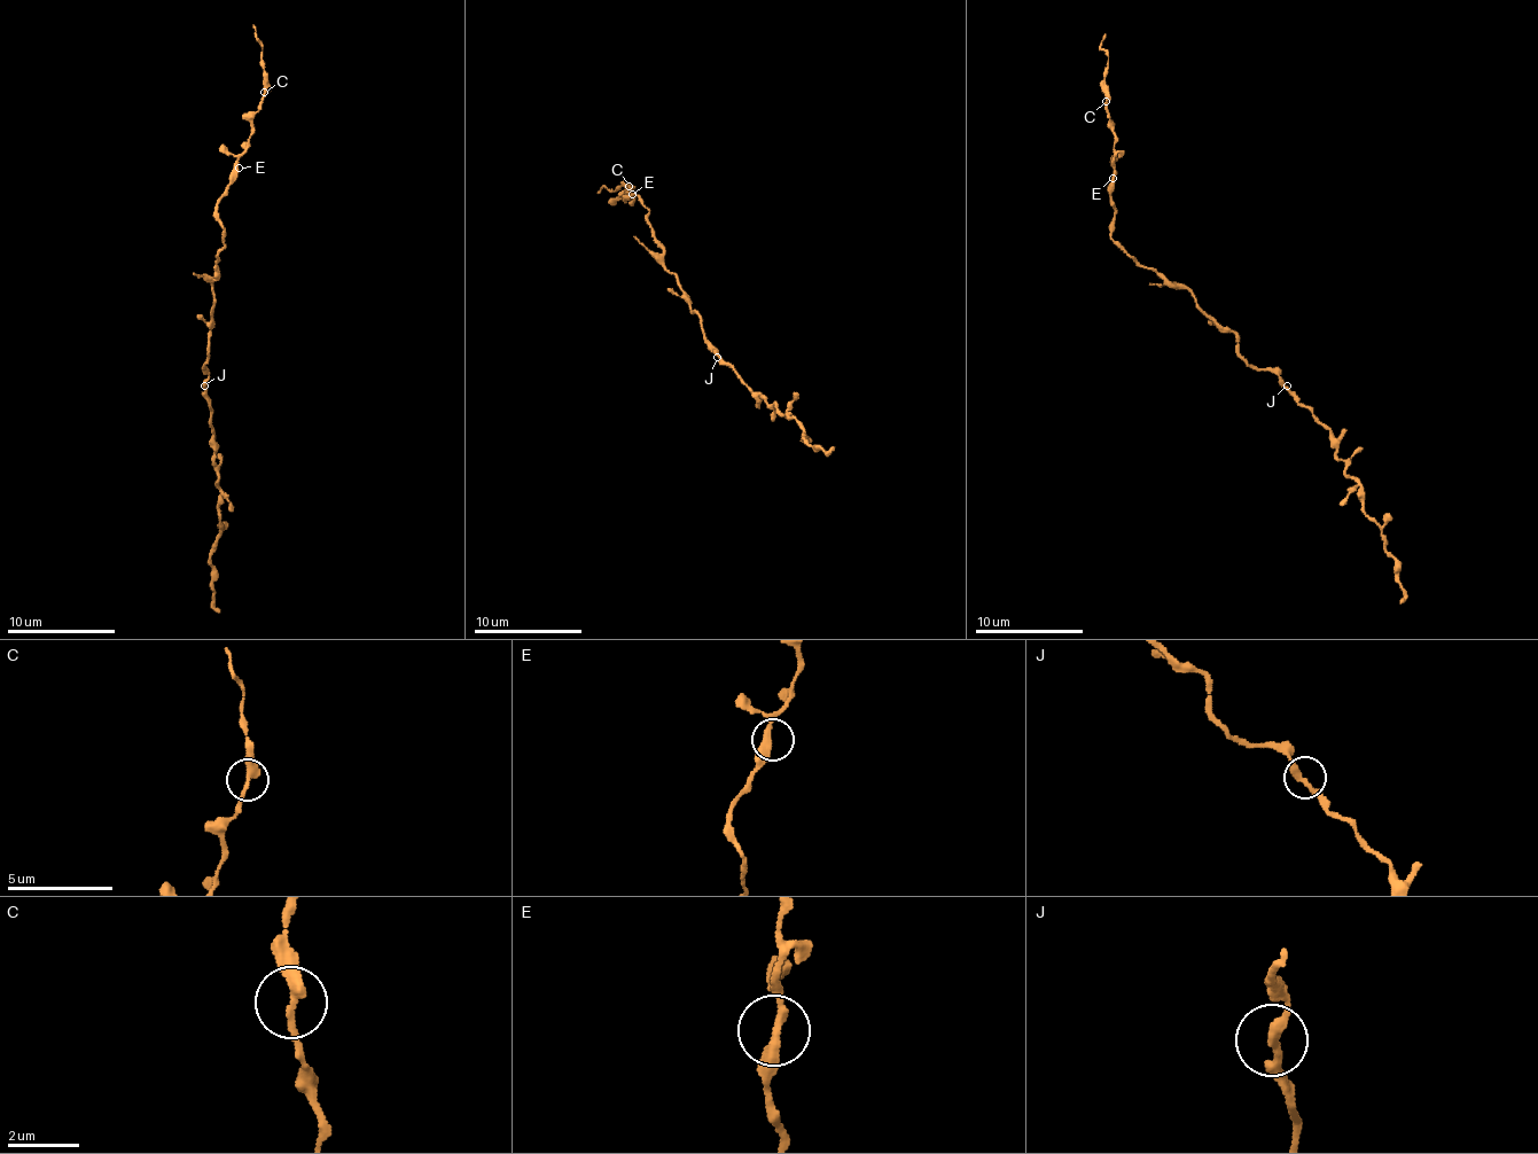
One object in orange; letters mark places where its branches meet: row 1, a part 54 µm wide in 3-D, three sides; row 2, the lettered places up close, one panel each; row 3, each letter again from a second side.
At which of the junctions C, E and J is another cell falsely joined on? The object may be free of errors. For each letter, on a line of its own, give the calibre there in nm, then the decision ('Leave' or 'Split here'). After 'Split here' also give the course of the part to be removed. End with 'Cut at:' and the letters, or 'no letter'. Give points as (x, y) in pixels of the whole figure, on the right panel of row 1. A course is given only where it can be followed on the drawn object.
C: Thickness 280 nm. Split here. Course of the part to remove: (1106, 100), (1103, 73), (1109, 54), (1101, 46), (1106, 33)
E: Thickness 320 nm. Leave
J: Thickness 280 nm. Leave
Cut at: C

